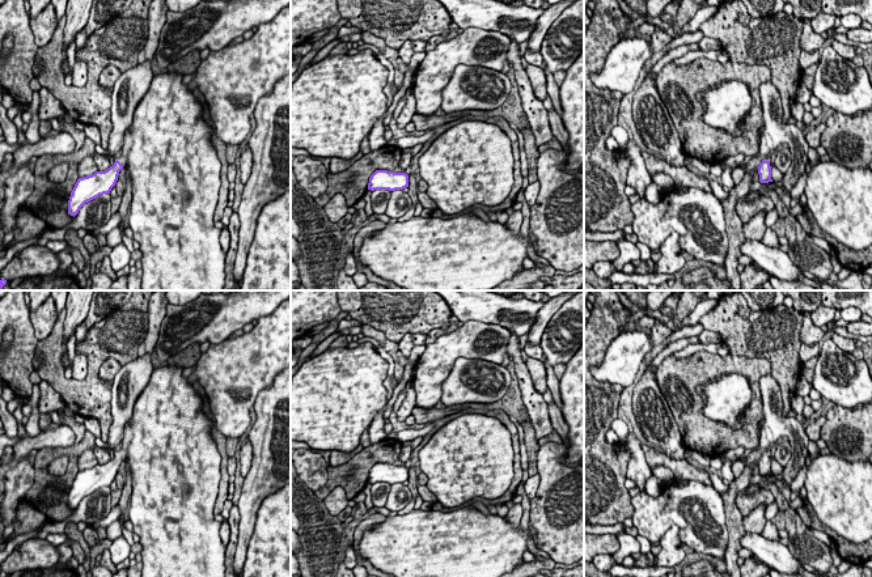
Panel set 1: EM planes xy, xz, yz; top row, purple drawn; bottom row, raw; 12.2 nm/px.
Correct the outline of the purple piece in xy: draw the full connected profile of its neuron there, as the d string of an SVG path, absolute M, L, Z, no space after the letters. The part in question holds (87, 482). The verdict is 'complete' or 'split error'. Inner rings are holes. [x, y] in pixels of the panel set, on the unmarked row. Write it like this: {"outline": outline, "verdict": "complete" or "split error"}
{"outline": "M168 364L153 369L148 386L135 402L132 417L124 427L122 446L115 450L114 458L79 471L68 493L68 508L75 510L85 496L110 487L122 462L128 466L132 479L128 518L143 546L141 577L225 577L225 547L220 538L223 522L215 519L221 455L212 436L215 424L203 412L203 399L189 378L182 376L183 369Z", "verdict": "split error"}

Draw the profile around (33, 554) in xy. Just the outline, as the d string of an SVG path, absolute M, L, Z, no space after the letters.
M31 538L14 548L12 553L1 563L1 569L7 574L18 570L48 569L58 564L59 552L46 539Z

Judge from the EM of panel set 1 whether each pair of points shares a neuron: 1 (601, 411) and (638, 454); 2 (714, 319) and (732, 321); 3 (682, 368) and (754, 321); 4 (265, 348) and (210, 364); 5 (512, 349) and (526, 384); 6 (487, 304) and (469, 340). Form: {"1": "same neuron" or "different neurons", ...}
{"1": "different neurons", "2": "same neuron", "3": "different neurons", "4": "same neuron", "5": "same neuron", "6": "different neurons"}

